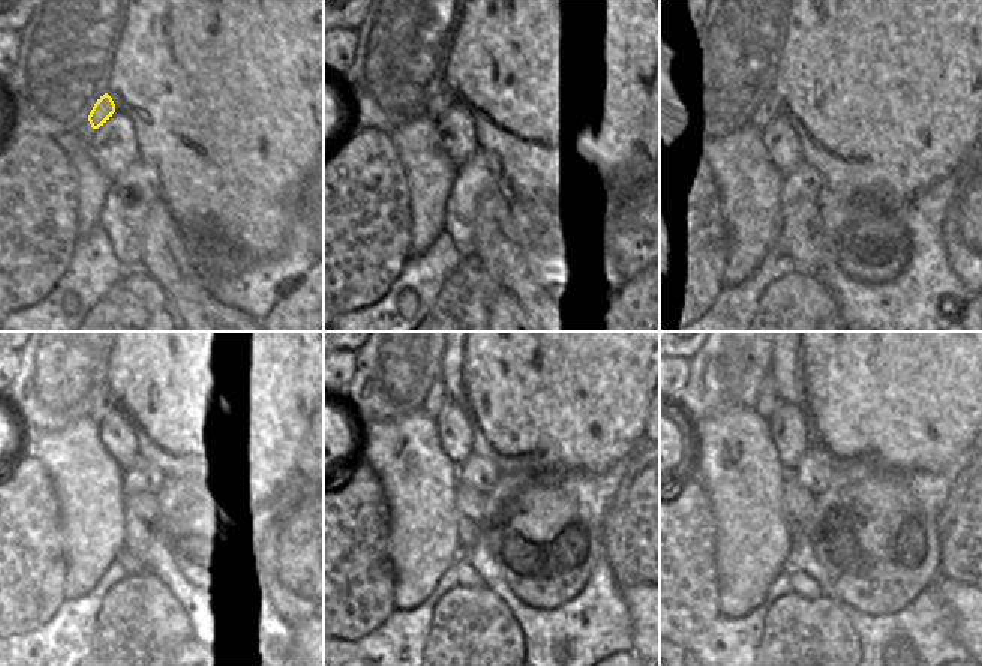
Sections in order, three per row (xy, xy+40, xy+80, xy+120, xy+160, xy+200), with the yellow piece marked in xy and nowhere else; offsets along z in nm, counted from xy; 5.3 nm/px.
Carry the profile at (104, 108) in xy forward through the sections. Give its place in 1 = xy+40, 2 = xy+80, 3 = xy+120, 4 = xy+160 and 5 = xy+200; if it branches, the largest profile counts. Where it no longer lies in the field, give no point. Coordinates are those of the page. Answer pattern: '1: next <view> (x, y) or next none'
1: next xy+40 (443, 99)
2: next xy+80 (777, 92)
3: next xy+120 (104, 404)
4: next xy+160 (437, 398)
5: next xy+200 (768, 399)

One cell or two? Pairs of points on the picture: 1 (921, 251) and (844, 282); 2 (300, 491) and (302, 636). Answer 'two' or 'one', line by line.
1: one
2: one

